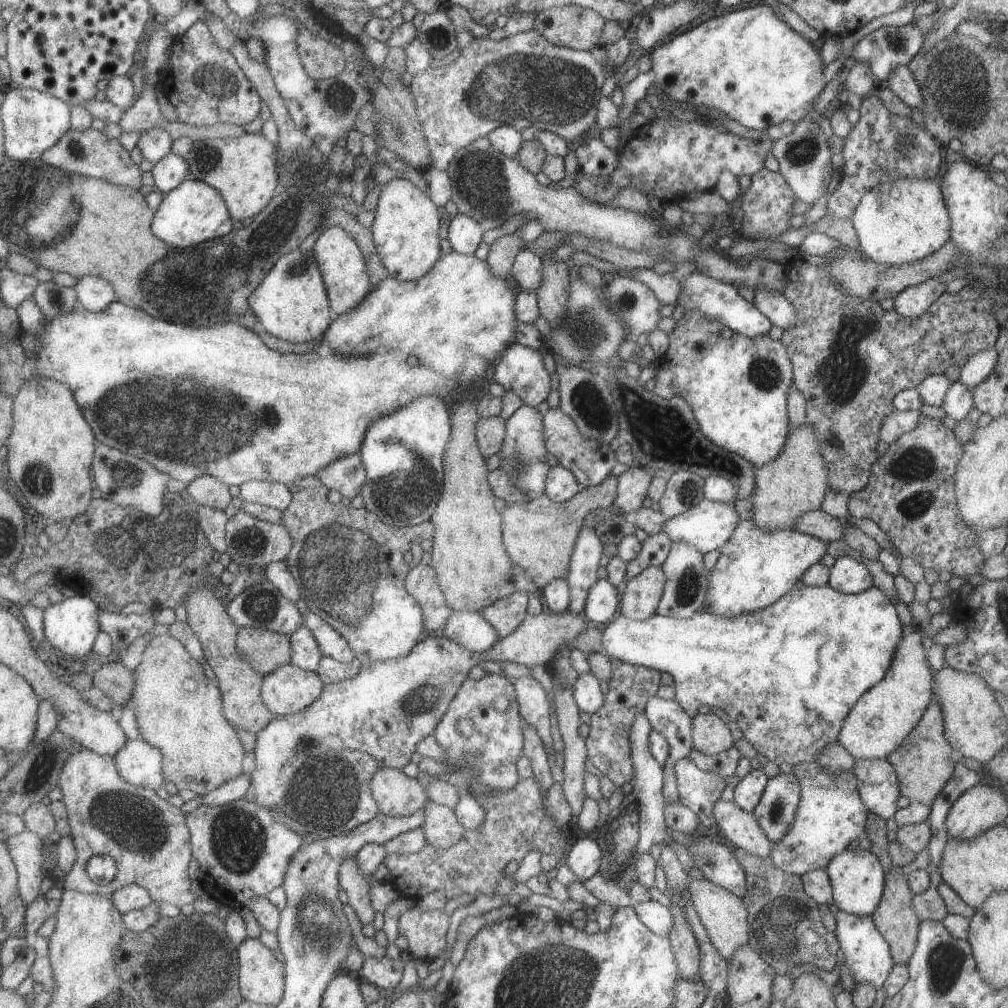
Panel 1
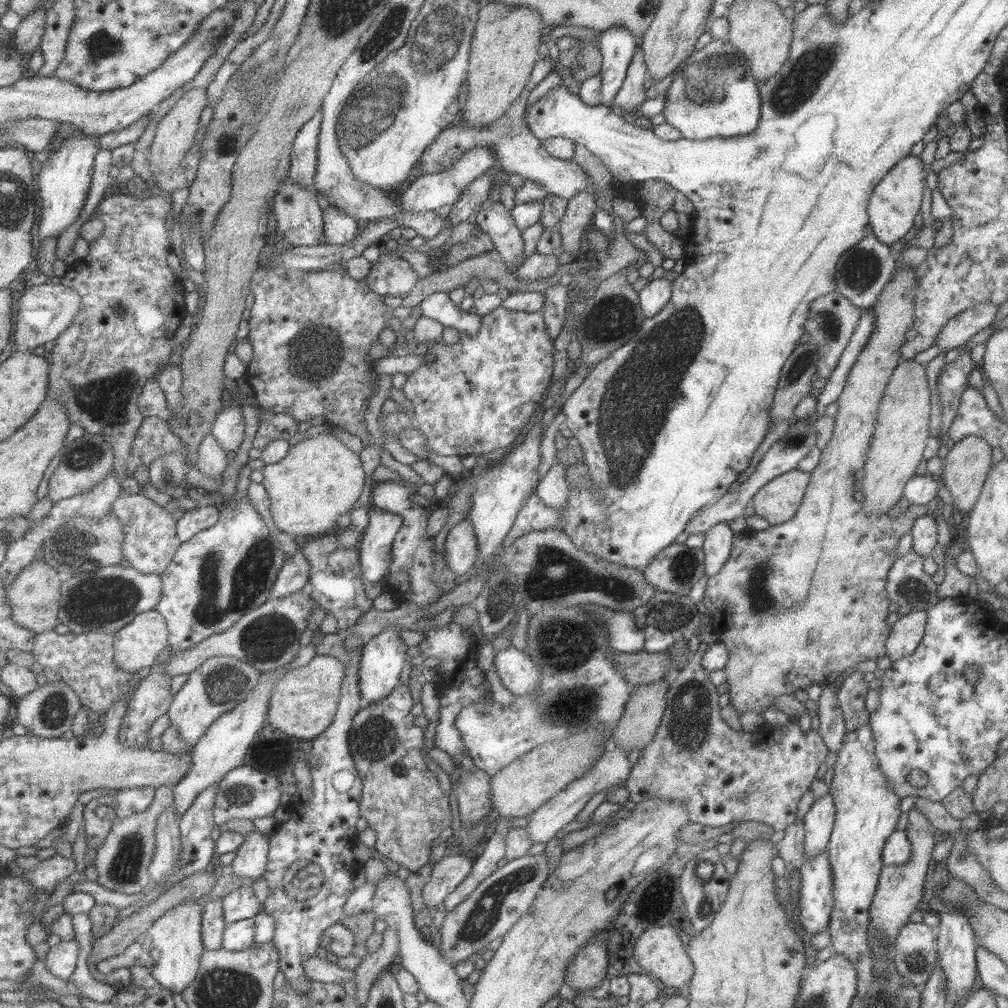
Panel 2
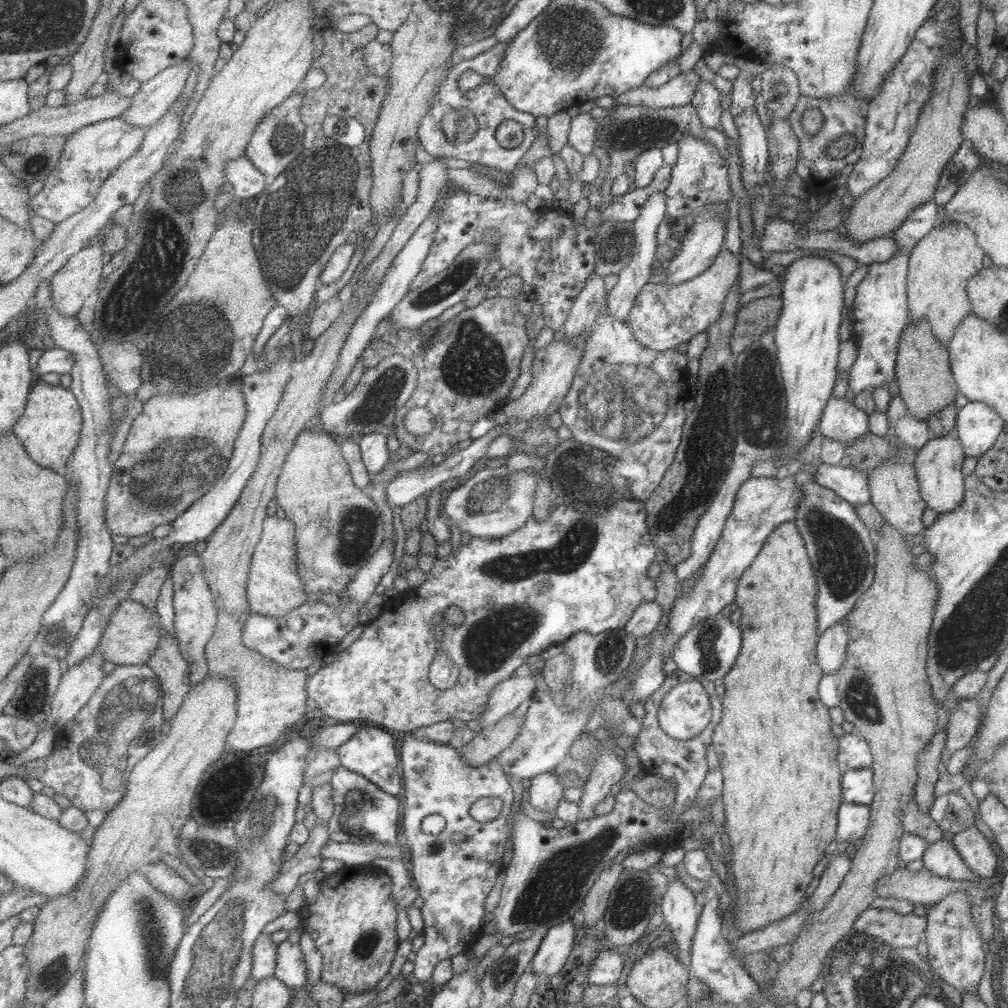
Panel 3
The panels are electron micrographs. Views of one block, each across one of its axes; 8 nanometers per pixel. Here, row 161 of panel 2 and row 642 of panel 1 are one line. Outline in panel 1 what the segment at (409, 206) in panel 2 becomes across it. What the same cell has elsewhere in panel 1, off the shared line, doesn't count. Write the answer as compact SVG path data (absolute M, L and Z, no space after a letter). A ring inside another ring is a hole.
M454 611L442 630L449 640L479 654L493 648L501 639L493 624L489 624L481 613L473 611Z

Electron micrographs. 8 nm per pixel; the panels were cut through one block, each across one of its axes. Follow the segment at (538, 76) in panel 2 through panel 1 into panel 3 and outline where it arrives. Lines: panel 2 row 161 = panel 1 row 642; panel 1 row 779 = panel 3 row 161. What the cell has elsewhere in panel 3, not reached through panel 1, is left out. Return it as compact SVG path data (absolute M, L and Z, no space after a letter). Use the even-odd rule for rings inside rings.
M293 94L290 98L287 98L286 102L275 108L271 114L261 121L247 148L246 155L261 172L270 176L272 181L281 180L285 168L291 165L297 159L297 156L300 156L306 150L304 144L306 125L302 119L303 100L304 94Z

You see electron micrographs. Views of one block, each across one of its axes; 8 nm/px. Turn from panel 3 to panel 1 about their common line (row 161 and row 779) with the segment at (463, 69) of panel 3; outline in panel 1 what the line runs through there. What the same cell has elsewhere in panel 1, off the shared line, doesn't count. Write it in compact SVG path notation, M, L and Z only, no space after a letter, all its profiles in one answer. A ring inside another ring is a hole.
M487 672L483 678L478 680L468 678L463 683L462 688L459 689L446 716L443 717L441 724L437 726L434 736L447 752L447 762L445 764L449 766L448 773L461 770L461 766L475 772L467 780L466 785L466 789L473 797L475 797L475 794L479 794L477 792L479 784L489 792L509 792L522 779L519 770L517 770L517 762L519 762L519 757L524 755L525 734L523 732L525 730L523 730L523 719L514 681L505 673Z

